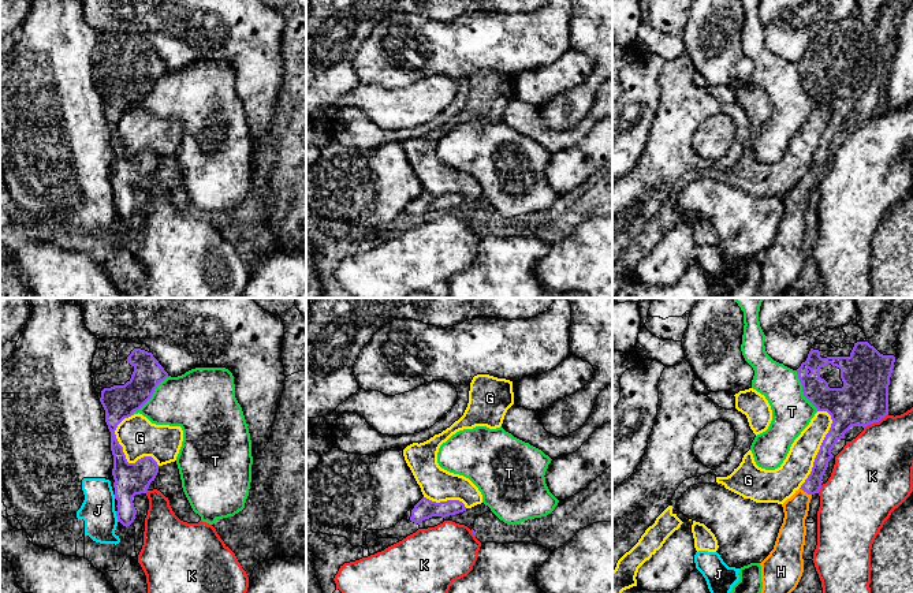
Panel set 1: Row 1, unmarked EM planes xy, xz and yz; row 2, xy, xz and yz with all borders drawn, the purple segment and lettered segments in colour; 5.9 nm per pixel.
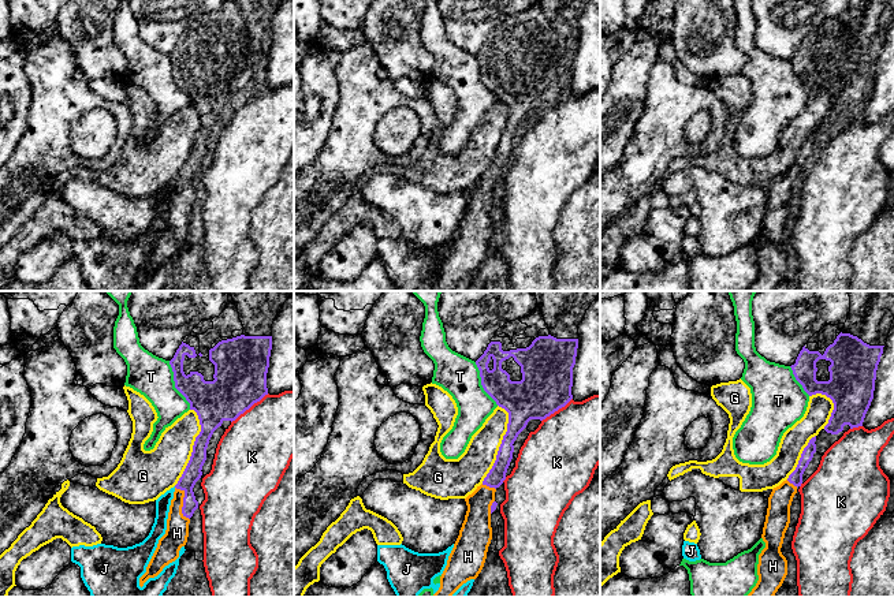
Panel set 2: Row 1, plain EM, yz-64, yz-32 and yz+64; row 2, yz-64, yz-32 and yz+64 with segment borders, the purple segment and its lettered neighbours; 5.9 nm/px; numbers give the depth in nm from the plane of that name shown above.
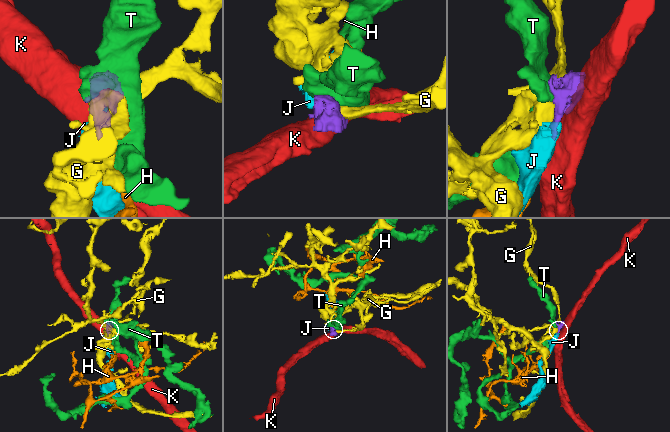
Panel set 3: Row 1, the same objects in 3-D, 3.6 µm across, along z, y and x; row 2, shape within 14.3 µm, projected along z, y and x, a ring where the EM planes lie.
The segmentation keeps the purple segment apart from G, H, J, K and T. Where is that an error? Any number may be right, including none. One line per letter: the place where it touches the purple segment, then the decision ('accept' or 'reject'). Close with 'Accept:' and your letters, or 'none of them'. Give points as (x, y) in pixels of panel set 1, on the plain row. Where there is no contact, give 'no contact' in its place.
G: yz (819, 144) | reject
H: yz (805, 185) | accept
J: xy (116, 209) | reject
K: yz (875, 115) | reject
T: xy (152, 88) | reject
Accept: H

